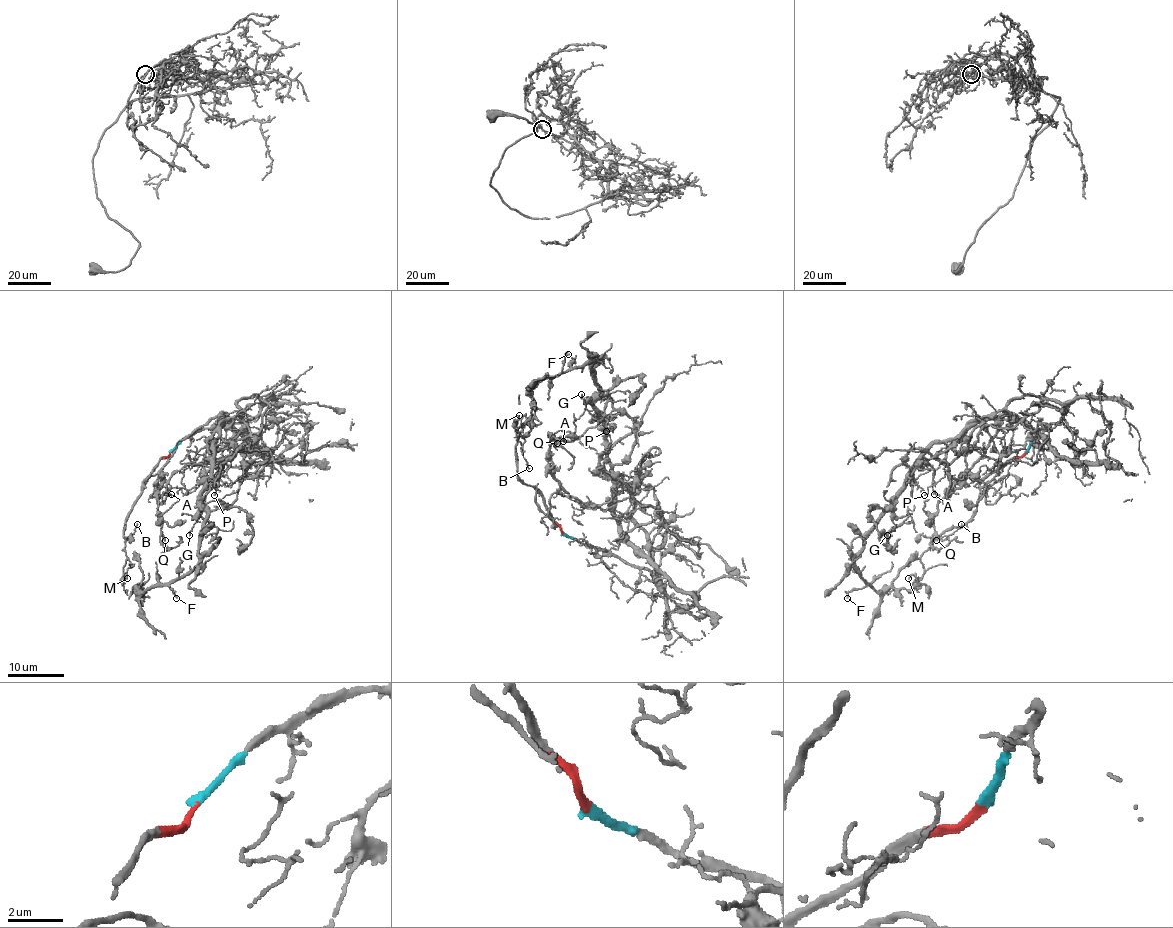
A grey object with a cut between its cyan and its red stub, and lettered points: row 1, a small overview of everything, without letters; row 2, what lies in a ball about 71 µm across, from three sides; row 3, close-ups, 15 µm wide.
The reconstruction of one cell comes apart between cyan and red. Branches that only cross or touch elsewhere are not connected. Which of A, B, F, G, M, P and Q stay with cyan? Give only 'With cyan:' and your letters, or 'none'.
With cyan: A, F, G, P, Q

